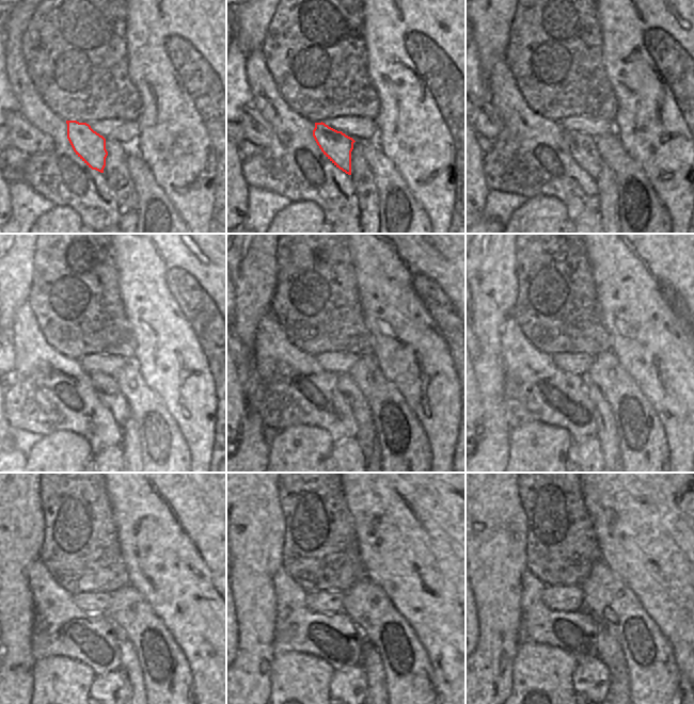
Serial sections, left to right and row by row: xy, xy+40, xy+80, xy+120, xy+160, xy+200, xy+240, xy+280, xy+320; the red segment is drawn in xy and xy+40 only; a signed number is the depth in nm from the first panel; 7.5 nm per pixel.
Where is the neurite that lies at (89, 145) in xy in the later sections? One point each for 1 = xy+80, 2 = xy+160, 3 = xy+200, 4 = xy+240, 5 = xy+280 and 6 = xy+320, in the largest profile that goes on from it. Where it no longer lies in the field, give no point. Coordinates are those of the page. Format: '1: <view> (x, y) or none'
1: xy+80 (583, 149)
2: xy+160 (366, 436)
3: xy+200 (606, 434)
4: xy+240 (129, 665)
5: xy+280 (369, 659)
6: xy+320 (616, 689)

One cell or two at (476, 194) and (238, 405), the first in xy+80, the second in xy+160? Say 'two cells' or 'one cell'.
one cell

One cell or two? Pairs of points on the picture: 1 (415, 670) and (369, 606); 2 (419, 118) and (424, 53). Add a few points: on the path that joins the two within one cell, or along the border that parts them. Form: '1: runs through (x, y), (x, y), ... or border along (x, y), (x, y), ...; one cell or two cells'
1: runs through (415, 651), (403, 624), (399, 621), (389, 620); one cell
2: runs through (427, 102), (427, 69); one cell

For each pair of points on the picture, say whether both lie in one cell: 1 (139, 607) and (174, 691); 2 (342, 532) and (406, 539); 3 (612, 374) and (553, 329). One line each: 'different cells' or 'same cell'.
1: same cell
2: different cells
3: different cells

